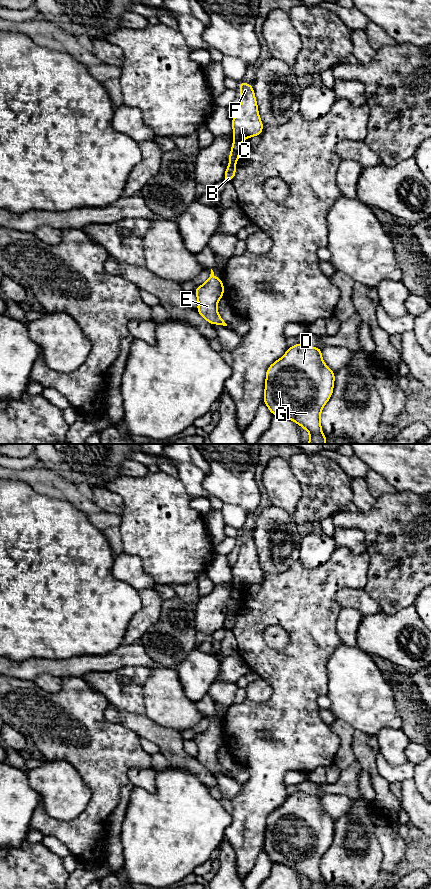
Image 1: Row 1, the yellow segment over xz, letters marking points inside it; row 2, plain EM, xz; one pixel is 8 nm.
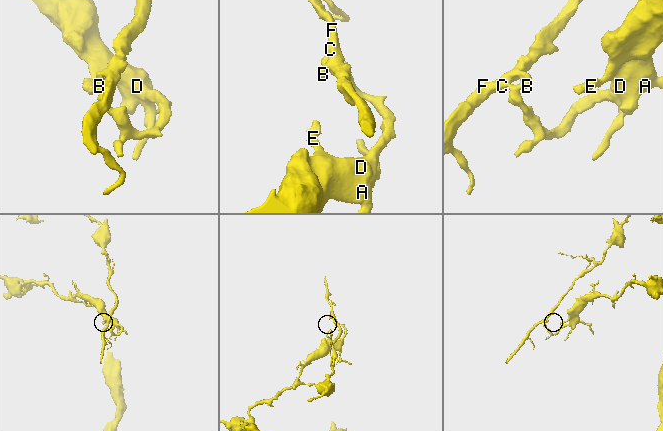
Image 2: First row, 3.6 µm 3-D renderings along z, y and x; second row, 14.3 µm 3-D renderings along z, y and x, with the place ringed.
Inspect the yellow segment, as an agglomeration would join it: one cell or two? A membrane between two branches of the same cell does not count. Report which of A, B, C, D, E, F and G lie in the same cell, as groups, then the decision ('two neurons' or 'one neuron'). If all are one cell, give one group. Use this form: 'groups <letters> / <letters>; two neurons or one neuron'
groups A D E G / B C F; two neurons

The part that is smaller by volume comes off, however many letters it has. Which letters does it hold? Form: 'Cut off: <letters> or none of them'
Cut off: B, C, F

